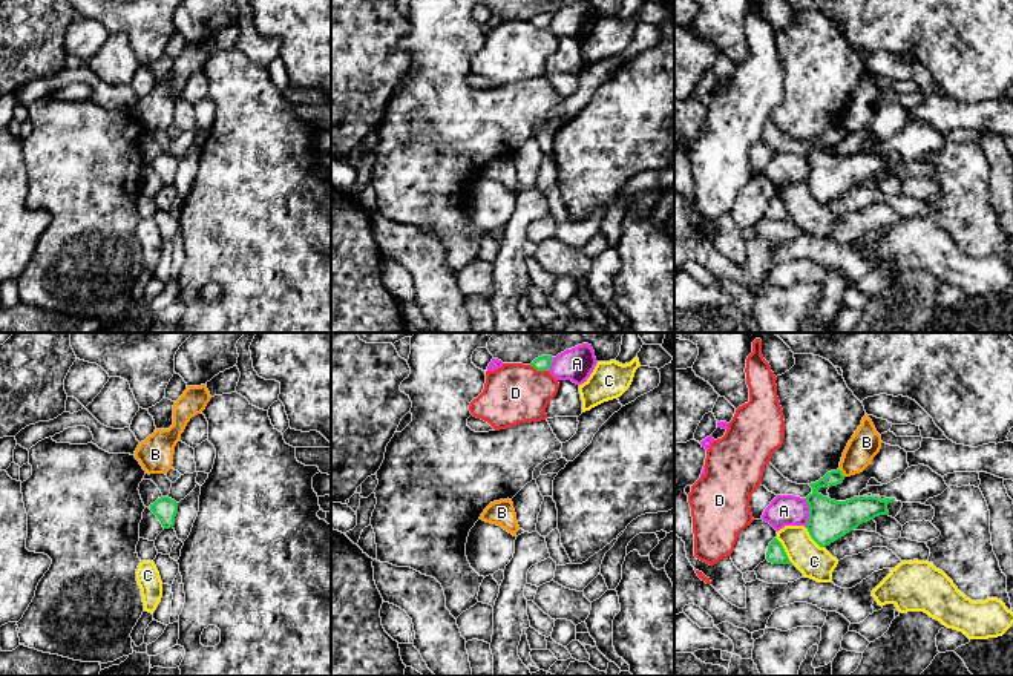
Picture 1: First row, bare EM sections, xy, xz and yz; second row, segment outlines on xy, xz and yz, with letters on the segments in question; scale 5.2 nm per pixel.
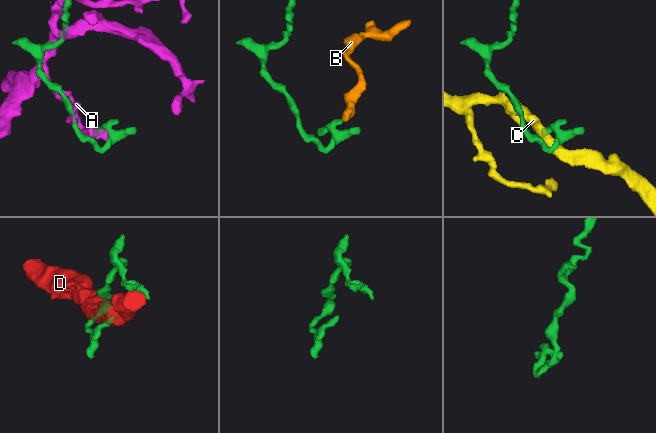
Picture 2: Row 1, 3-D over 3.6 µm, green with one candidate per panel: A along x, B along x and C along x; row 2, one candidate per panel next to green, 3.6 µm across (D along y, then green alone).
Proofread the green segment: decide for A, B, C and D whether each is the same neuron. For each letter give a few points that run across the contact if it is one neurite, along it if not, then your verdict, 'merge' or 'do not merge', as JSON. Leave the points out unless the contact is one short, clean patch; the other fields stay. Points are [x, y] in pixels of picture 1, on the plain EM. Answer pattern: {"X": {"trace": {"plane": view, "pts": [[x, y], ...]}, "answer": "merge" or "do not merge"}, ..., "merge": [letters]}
{"A": {"answer": "do not merge"}, "B": {"trace": {"plane": "yz", "pts": [[839, 126], [845, 132]]}, "answer": "do not merge"}, "C": {"answer": "do not merge"}, "D": {"answer": "do not merge"}, "merge": []}

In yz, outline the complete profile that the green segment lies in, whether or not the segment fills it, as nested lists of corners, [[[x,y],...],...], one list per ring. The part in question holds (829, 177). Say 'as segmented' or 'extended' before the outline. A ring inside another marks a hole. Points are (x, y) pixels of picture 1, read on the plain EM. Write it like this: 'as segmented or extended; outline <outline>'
as segmented; outline [[[837,126],[809,141],[812,149],[805,155],[809,164],[806,185],[820,204],[829,202],[875,173],[889,172],[887,161],[895,158],[895,155],[881,156],[878,153],[854,153],[846,158],[835,158],[818,149],[820,144],[841,141],[843,136],[843,129]]]

